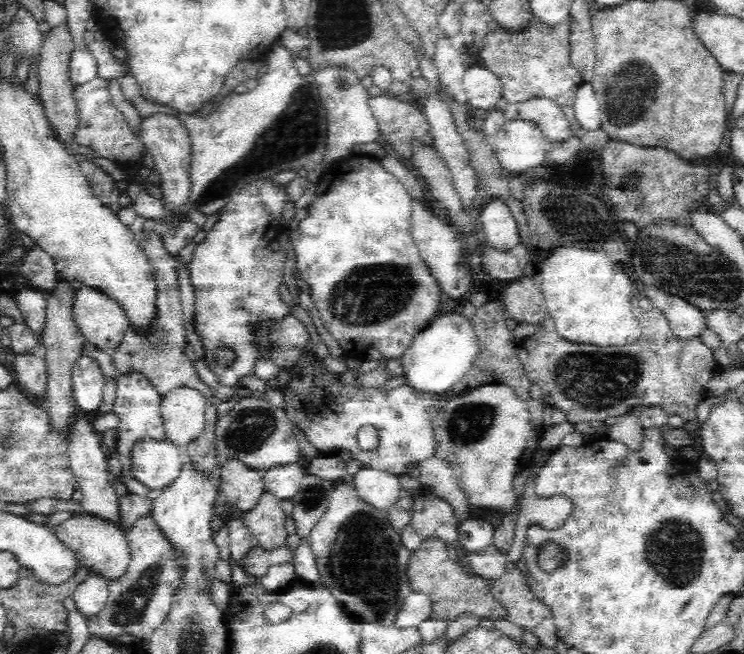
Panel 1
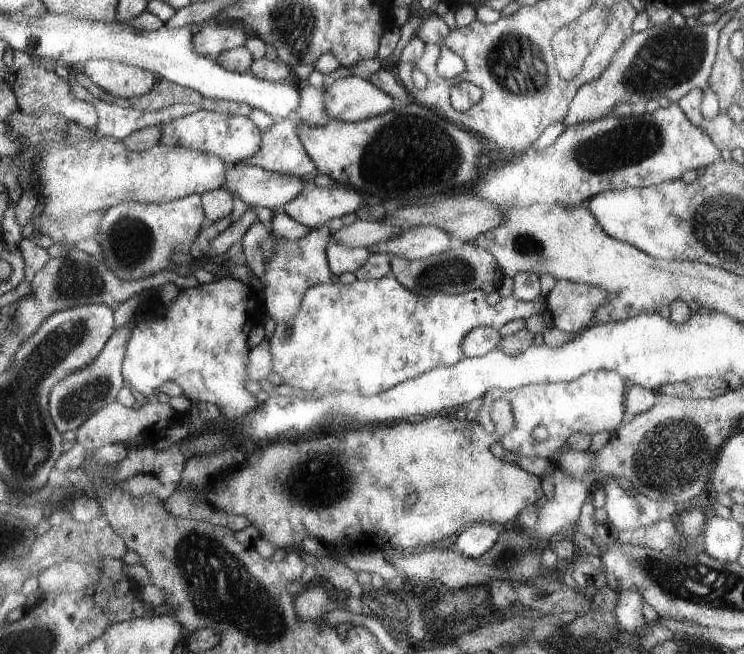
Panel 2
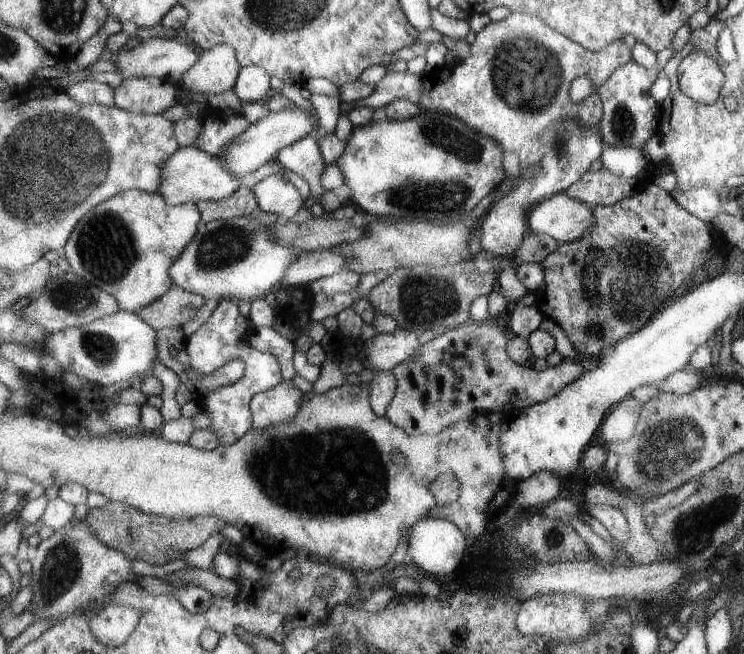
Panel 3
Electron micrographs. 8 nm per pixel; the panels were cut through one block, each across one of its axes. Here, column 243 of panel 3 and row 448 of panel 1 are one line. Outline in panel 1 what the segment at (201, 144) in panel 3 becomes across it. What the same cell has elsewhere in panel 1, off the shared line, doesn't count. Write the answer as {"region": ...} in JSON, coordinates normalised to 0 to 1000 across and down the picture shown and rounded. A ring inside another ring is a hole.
{"region":[[[177,569],[169,575],[159,578],[159,596],[156,596],[156,612],[153,612],[153,636],[159,639],[159,694],[164,703],[164,725],[167,731],[177,731],[177,697],[180,685],[185,679],[194,679],[196,673],[210,673],[210,676],[223,676],[223,657],[218,648],[218,602],[202,587],[202,578],[188,569]]]}

